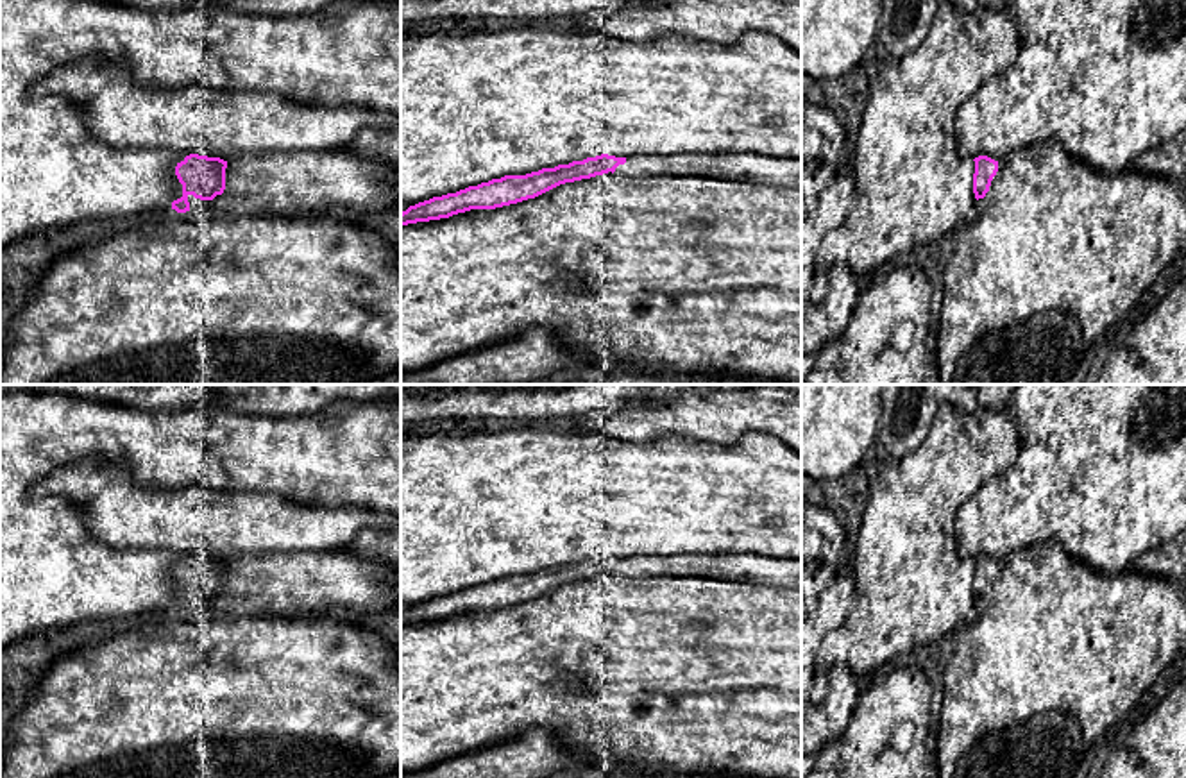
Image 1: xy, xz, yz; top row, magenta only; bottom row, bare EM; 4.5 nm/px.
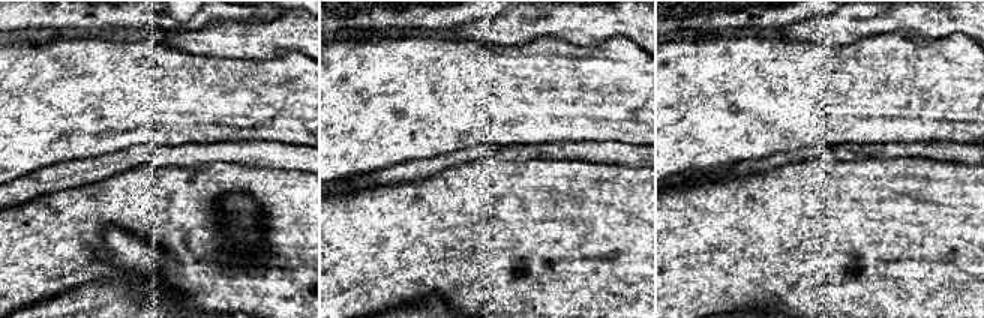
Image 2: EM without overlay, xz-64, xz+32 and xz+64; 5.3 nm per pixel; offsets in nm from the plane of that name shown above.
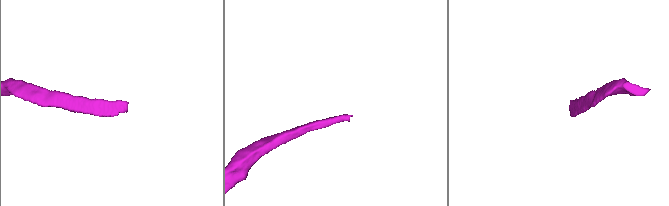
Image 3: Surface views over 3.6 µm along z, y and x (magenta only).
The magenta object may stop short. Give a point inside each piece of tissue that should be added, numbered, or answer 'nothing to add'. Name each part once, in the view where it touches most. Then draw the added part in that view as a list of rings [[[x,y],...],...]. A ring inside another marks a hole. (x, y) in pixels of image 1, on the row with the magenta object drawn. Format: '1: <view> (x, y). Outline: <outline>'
1: xy (285, 183). Outline: [[[342,150],[238,154],[222,159],[227,163],[225,190],[209,206],[222,216],[295,215],[336,207],[377,213],[401,206],[401,170],[390,163],[363,159]]]

